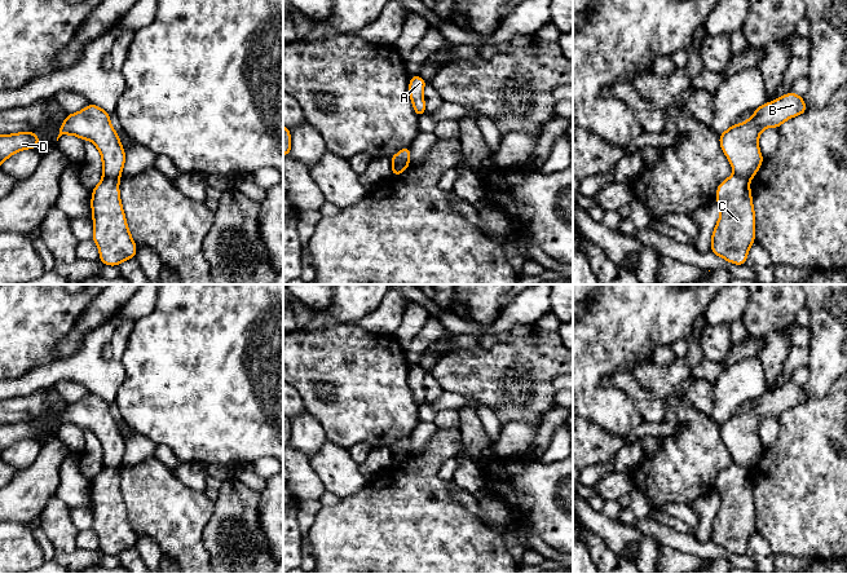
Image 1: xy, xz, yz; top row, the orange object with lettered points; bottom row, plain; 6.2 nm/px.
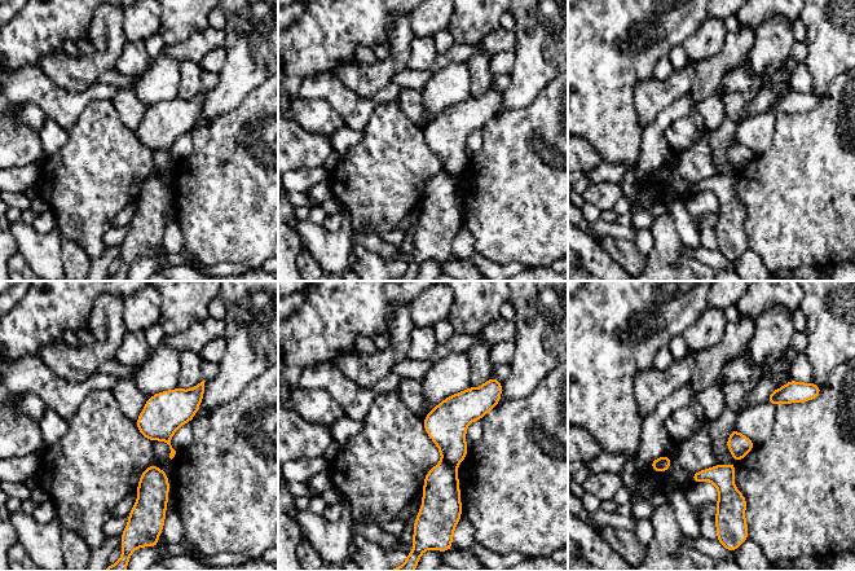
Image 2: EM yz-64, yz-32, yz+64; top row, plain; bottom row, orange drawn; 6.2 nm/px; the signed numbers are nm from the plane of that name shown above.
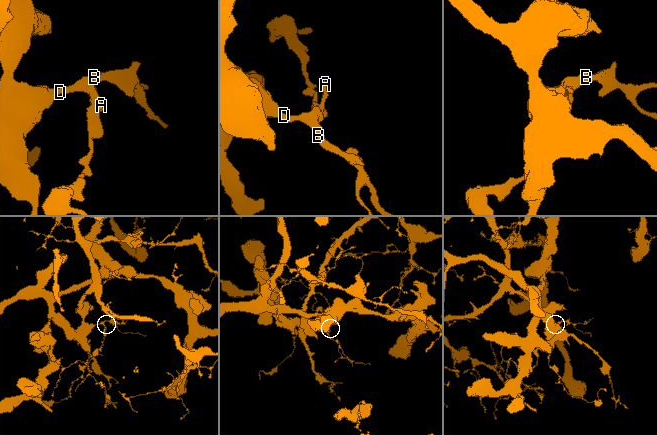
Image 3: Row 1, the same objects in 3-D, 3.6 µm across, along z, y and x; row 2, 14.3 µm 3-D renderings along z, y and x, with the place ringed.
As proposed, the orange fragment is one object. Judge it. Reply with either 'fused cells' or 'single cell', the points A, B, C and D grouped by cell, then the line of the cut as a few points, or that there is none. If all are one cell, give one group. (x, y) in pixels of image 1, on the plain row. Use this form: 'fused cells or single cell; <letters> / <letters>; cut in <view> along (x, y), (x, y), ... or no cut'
fused cells; A C / B D; cut in xz along (409, 451), (393, 455)

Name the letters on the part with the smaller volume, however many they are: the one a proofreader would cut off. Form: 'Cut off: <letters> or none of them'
Cut off: A, C

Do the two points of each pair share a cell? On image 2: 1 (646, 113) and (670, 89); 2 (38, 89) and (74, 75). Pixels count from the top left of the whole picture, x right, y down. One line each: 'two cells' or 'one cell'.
1: one cell
2: two cells

